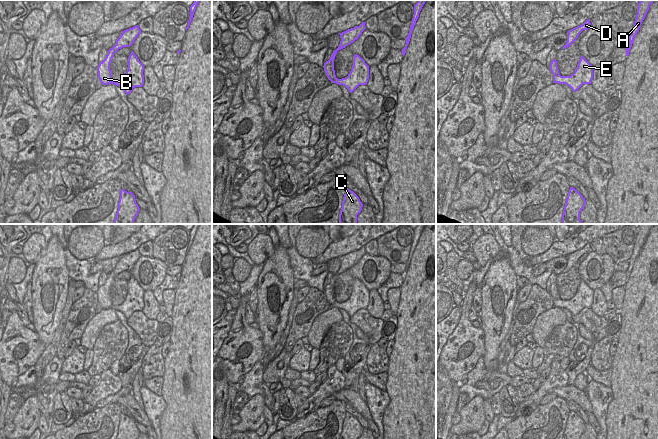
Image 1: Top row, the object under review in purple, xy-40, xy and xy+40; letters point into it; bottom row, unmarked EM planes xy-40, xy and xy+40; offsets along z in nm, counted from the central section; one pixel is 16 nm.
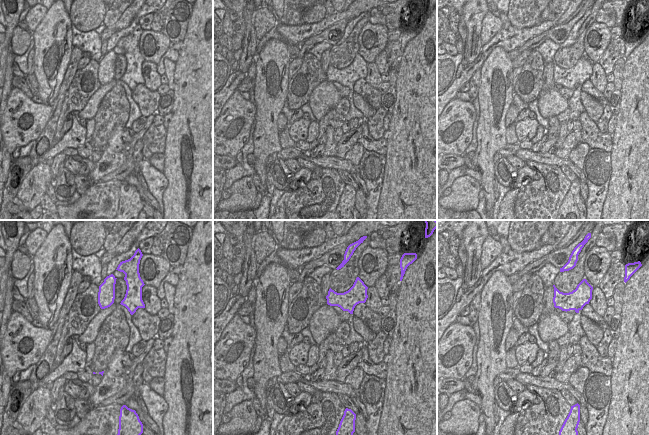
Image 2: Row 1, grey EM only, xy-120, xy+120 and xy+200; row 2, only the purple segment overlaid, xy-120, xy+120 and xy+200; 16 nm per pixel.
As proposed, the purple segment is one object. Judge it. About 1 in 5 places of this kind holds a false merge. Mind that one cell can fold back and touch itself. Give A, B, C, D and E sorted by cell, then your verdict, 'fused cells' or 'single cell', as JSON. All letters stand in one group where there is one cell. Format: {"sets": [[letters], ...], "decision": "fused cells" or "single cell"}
{"sets": [["A", "D", "E"], ["B", "C"]], "decision": "fused cells"}

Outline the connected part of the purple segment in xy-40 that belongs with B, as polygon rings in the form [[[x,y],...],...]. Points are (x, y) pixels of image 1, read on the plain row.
[[[114,270],[108,274],[108,277],[105,281],[105,283],[99,287],[97,291],[97,296],[98,296],[98,302],[102,309],[108,309],[111,308],[112,305],[112,299],[111,299],[111,294],[110,294],[110,287],[111,284],[114,280],[115,274]]]

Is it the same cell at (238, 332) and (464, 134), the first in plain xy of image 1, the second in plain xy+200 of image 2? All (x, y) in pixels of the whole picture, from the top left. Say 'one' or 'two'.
one

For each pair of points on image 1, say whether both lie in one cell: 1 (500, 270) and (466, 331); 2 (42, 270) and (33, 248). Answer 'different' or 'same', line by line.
1: different
2: different

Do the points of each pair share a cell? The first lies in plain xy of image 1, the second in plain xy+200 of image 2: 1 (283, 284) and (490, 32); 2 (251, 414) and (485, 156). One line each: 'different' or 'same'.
1: different
2: different

